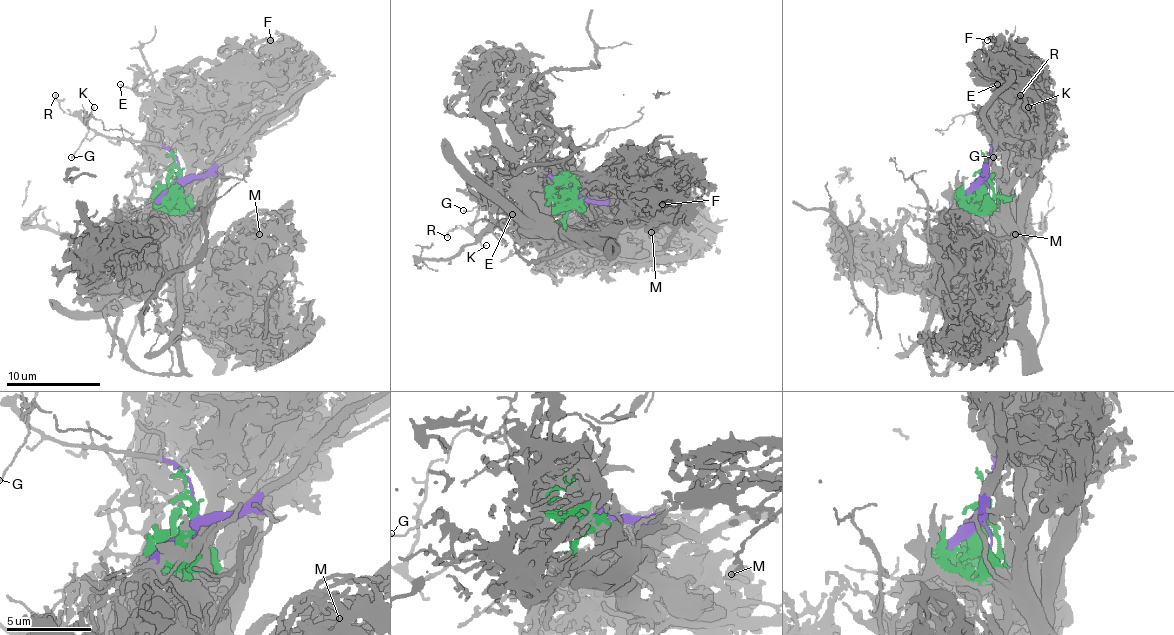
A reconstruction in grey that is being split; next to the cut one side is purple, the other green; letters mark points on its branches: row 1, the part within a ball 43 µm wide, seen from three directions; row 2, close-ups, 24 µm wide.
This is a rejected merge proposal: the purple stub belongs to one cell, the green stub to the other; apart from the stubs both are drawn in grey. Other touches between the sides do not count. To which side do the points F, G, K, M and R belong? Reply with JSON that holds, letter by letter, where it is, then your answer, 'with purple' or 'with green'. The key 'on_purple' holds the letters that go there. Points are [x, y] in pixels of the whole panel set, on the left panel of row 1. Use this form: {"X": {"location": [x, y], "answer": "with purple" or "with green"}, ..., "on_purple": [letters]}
{"F": {"location": [270, 40], "answer": "with green"}, "G": {"location": [71, 157], "answer": "with purple"}, "K": {"location": [94, 107], "answer": "with purple"}, "M": {"location": [259, 234], "answer": "with green"}, "R": {"location": [55, 95], "answer": "with purple"}, "on_purple": ["G", "K", "R"]}

